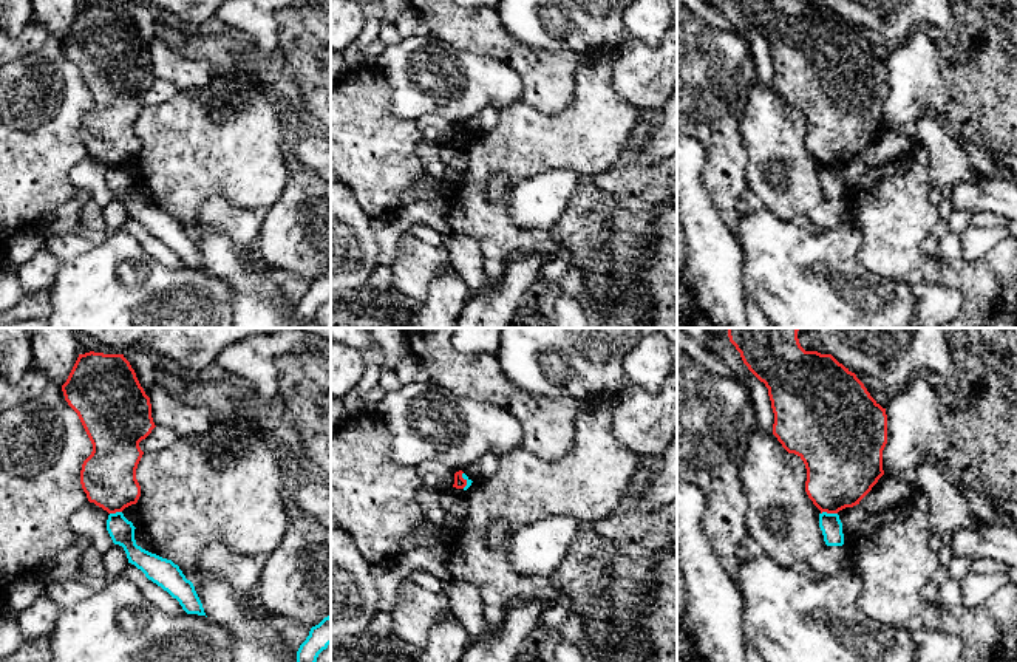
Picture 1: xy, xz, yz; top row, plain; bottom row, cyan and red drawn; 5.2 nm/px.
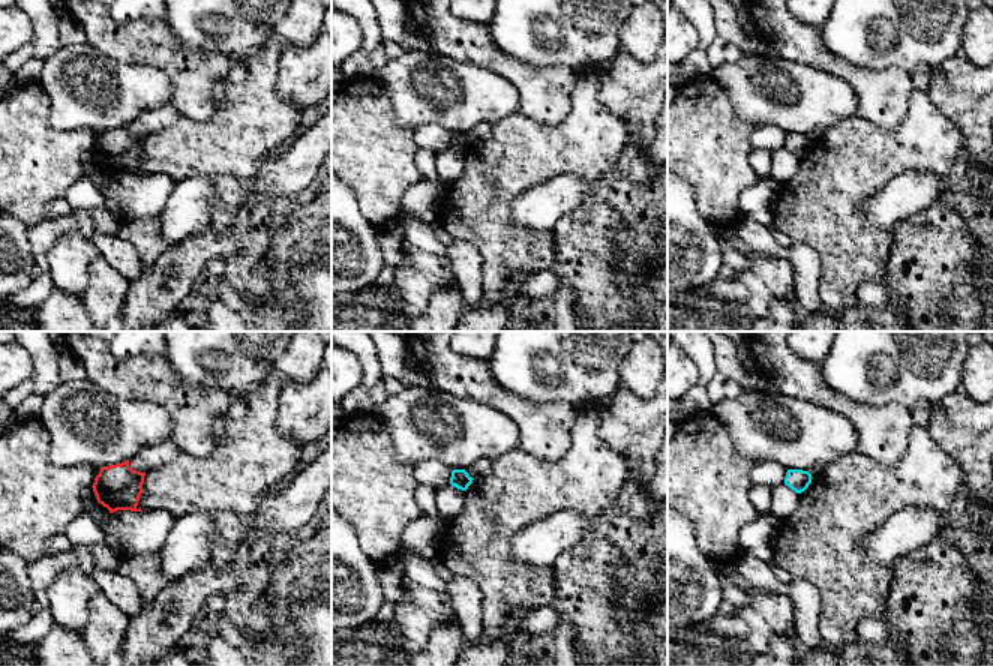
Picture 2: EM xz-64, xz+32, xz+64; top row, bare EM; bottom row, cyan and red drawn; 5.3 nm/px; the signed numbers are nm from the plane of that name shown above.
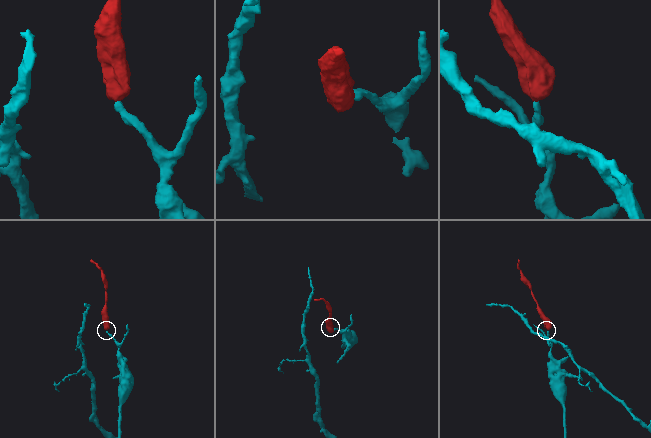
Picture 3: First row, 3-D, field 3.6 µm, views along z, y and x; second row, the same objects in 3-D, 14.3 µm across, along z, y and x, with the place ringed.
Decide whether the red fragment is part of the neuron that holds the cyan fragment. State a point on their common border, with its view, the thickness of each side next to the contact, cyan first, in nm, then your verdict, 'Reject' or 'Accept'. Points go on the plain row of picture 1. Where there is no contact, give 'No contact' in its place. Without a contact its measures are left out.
Touches cyan at yz (829, 167). Thickness 120 nm (cyan) against 360 nm. Reject

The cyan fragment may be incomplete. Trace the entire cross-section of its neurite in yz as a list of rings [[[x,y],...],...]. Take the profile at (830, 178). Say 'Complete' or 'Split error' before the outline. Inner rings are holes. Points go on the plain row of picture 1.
Complete. [[[819,167],[819,181],[822,184],[824,195],[827,200],[844,198],[842,176],[838,167]]]

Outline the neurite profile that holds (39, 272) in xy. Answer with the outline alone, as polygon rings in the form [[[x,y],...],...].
[[[43,246],[42,252],[15,268],[25,295],[49,289],[60,268],[59,258]]]

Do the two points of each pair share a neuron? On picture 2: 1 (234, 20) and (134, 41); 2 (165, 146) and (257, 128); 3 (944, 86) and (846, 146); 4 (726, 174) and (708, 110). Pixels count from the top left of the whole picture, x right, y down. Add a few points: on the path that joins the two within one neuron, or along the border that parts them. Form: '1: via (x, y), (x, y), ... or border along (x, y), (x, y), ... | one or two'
1: border along (164, 17), (173, 36), (180, 44), (203, 51) | two
2: via (188, 146), (224, 146), (234, 141) | one
3: border along (926, 89), (930, 101), (953, 120) | two
4: via (713, 158), (708, 147), (708, 126) | one

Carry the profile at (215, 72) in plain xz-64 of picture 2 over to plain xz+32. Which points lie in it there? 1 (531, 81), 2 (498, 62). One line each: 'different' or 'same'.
1: same
2: same

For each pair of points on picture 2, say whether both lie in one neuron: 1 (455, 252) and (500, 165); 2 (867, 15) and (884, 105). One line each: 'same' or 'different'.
1: different
2: different

